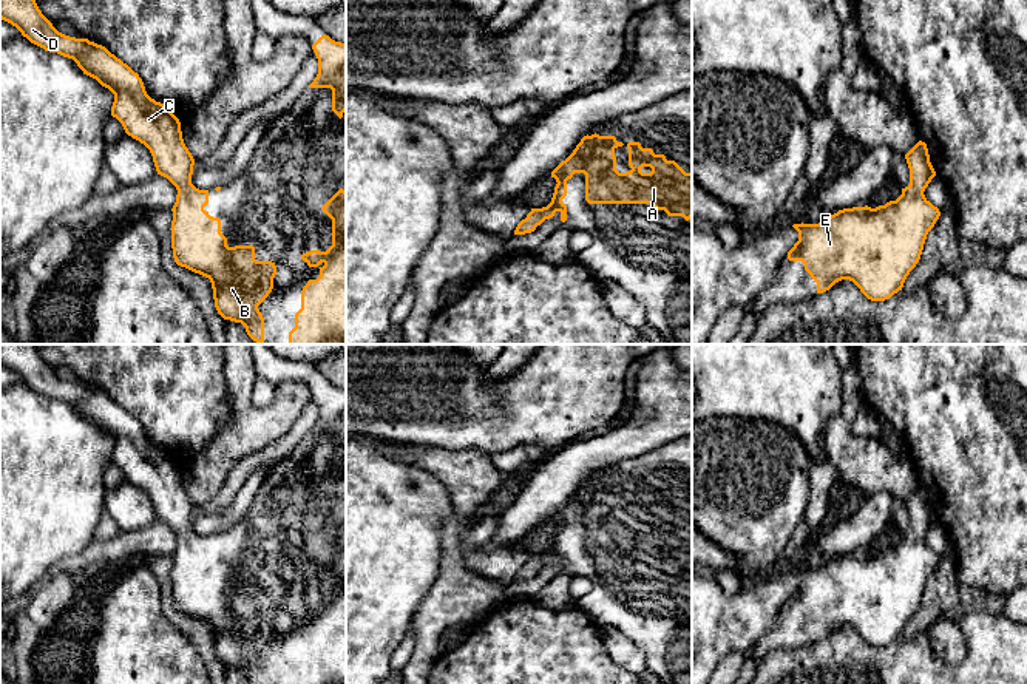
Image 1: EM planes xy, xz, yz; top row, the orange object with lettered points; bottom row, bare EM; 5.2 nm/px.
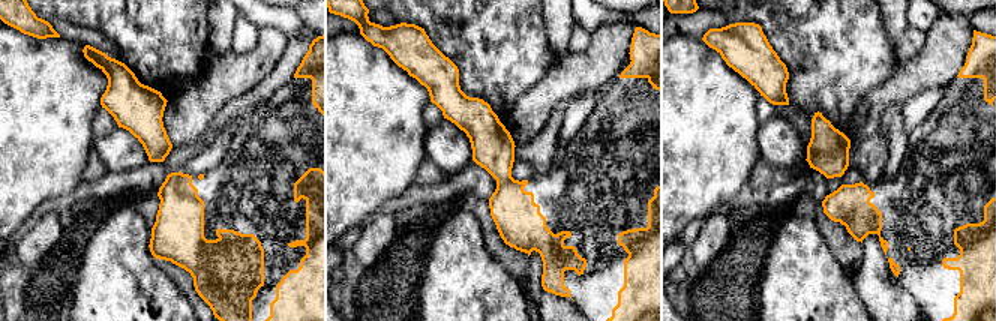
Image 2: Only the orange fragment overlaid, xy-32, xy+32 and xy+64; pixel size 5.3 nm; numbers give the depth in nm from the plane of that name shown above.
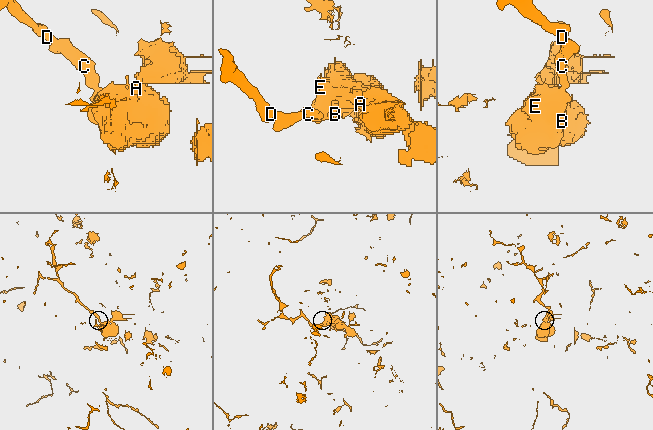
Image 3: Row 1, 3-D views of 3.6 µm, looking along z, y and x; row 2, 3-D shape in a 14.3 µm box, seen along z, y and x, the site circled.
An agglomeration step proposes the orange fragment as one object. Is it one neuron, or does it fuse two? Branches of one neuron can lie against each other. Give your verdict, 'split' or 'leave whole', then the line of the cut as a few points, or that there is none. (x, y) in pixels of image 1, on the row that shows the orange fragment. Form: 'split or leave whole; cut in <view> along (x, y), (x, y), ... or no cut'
leave whole; no cut

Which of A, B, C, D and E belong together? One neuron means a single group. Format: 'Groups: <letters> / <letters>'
Groups: A B C D E

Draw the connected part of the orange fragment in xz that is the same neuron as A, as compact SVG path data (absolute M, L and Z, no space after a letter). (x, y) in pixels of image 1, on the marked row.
M584 136L573 153L562 161L553 171L556 179L551 202L542 208L531 208L522 219L514 235L525 235L536 230L545 219L561 213L561 221L567 221L567 205L562 199L567 196L567 181L575 173L585 174L585 201L588 204L652 204L656 210L664 210L669 216L683 216L686 221L692 218L692 173L686 173L675 161L667 161L664 154L655 154L652 148L642 148L639 142L629 142L630 171L619 173L616 170L615 150L622 147L615 136Z

